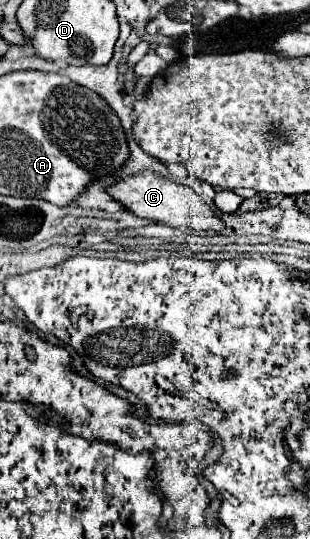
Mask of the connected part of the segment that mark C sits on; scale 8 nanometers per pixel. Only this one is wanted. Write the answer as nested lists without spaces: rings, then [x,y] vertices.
[[[143,172],[135,178],[125,178],[115,186],[111,186],[109,194],[133,214],[145,220],[167,224],[171,228],[193,228],[193,230],[213,230],[213,232],[221,232],[225,228],[225,222],[217,216],[217,212],[211,206],[207,206],[189,186],[171,182],[161,174]]]

